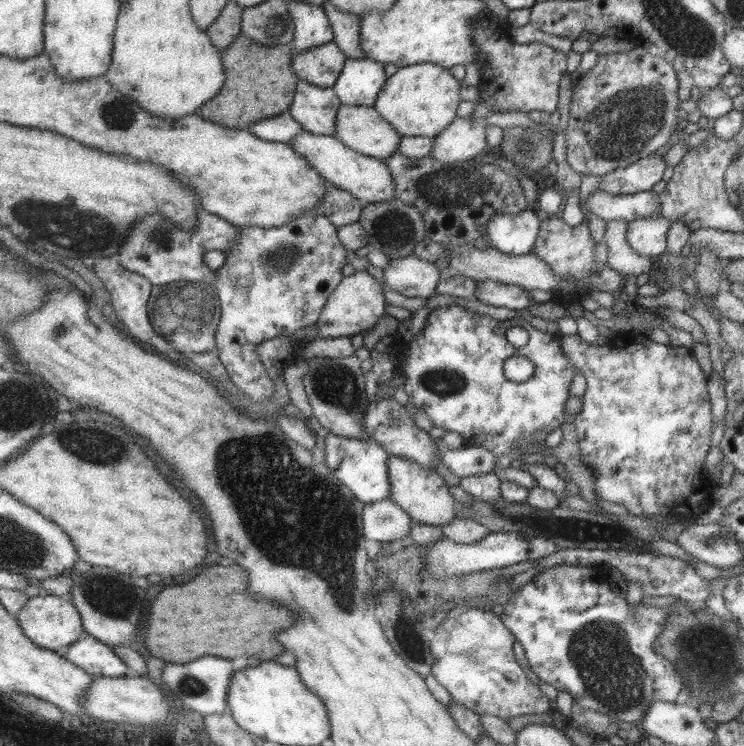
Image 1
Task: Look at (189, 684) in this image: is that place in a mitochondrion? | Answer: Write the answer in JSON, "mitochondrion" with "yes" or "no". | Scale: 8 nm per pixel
{"mitochondrion":"yes"}

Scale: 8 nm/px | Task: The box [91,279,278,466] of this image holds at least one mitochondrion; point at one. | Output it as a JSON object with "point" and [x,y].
{"point":[202,315]}

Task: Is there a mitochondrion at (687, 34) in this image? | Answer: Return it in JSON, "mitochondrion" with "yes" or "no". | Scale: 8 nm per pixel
{"mitochondrion":"yes"}

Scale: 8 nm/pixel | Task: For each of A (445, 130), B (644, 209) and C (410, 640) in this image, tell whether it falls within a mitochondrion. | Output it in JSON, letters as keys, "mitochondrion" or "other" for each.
{"A":"other","B":"other","C":"mitochondrion"}

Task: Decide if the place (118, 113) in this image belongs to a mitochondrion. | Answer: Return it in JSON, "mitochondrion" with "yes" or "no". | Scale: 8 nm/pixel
{"mitochondrion":"yes"}

